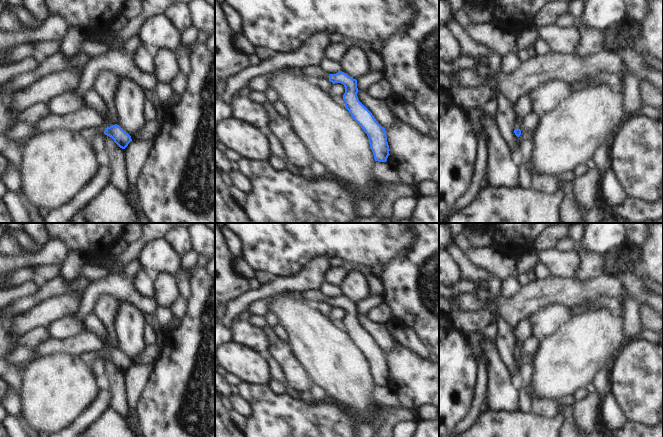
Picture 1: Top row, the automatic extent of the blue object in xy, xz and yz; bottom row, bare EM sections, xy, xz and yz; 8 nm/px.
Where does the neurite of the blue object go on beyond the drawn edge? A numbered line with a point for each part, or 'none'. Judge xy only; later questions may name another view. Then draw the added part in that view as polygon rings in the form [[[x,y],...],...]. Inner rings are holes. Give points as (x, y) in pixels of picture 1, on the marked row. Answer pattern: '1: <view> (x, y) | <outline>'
1: xy (87, 134) | [[[100,125],[98,127],[90,127],[82,129],[79,134],[86,143],[91,144],[93,138],[96,135],[105,135],[104,131],[107,127],[105,125]]]

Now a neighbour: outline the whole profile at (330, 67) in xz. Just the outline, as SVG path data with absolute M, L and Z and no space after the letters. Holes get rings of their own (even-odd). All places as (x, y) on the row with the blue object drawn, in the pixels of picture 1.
M326 57L322 58L319 67L327 74L336 74L341 71L341 66L339 65L339 63L329 60Z

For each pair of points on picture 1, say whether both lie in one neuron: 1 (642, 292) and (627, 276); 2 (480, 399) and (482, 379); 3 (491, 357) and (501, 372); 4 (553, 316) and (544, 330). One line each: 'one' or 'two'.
1: one
2: one
3: one
4: one

